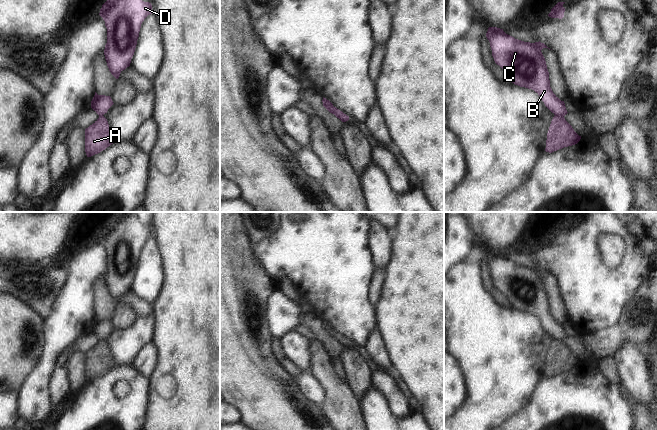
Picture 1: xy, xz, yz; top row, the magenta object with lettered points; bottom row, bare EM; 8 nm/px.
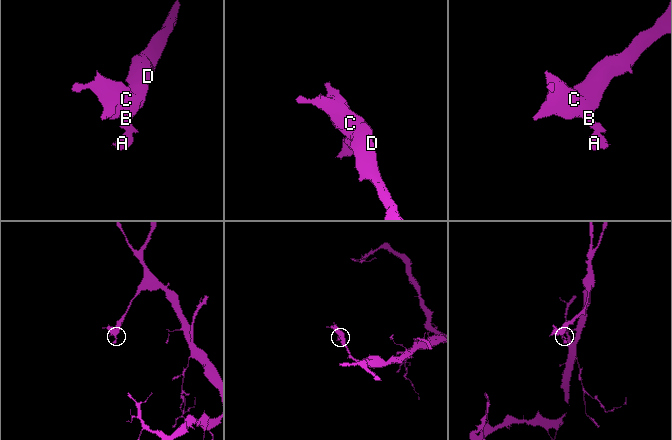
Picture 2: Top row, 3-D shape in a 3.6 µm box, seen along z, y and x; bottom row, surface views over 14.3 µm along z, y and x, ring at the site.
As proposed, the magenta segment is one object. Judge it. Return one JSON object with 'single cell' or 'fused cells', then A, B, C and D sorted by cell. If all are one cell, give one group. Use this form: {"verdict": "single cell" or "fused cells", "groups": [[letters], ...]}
{"verdict": "fused cells", "groups": [["A"], ["B", "C", "D"]]}

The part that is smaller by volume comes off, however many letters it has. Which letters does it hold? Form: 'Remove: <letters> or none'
Remove: A

